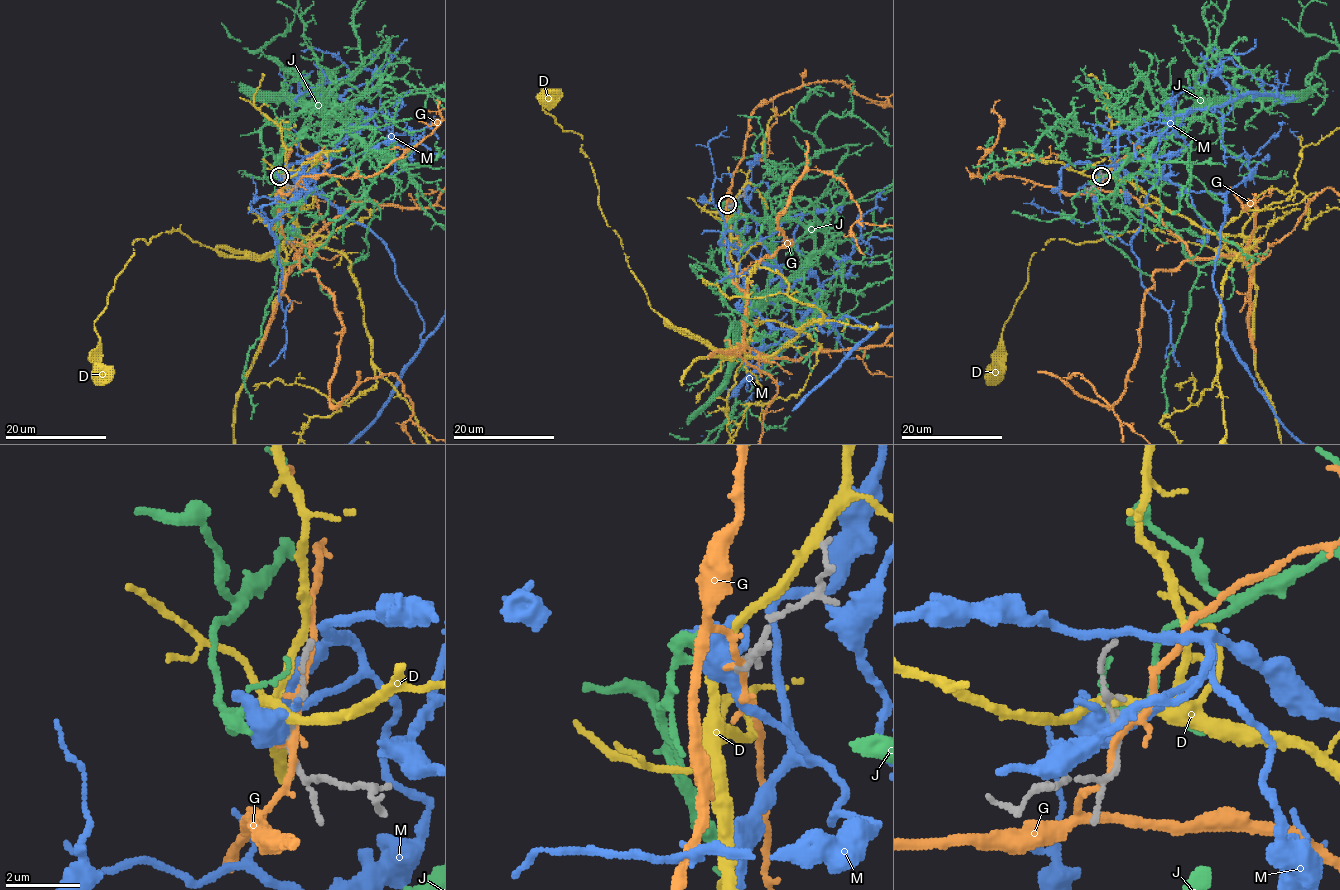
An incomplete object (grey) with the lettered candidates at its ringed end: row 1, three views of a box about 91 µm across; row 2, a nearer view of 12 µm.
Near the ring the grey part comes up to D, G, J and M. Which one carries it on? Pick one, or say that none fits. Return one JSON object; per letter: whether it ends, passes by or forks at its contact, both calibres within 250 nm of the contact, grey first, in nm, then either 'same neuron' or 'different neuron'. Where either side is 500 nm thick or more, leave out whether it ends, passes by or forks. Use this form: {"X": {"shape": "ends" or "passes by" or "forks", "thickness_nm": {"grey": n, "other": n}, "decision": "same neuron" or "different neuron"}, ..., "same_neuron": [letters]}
{"D": {"shape": "passes by", "thickness_nm": {"grey": 160, "other": 280}, "decision": "different neuron"}, "G": {"shape": "forks", "thickness_nm": {"grey": 130, "other": 150}, "decision": "different neuron"}, "J": {"shape": "forks", "thickness_nm": {"grey": 140, "other": 170}, "decision": "same neuron"}, "M": {"thickness_nm": {"grey": 180, "other": 500}, "decision": "different neuron"}, "same_neuron": ["J"]}

